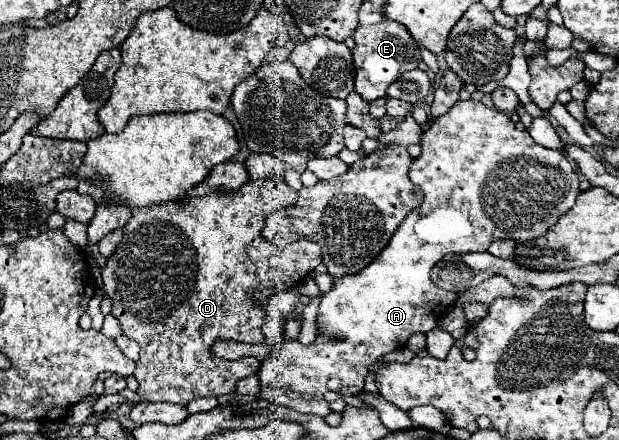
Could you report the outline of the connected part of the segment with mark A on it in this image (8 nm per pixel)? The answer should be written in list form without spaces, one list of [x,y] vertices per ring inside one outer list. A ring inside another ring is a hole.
[[[468,99],[468,101],[458,101],[454,103],[454,107],[446,113],[446,115],[440,115],[424,133],[422,133],[422,139],[420,139],[420,145],[422,145],[422,155],[418,159],[412,161],[410,165],[410,171],[408,171],[408,177],[414,185],[418,185],[422,191],[424,191],[424,201],[420,205],[420,209],[414,209],[406,219],[404,223],[394,231],[390,243],[386,245],[386,249],[378,255],[378,259],[374,259],[374,263],[370,263],[370,267],[366,267],[364,271],[360,271],[358,275],[346,275],[346,277],[340,277],[340,279],[334,279],[334,287],[322,295],[320,299],[320,309],[318,309],[318,331],[320,335],[316,337],[316,341],[312,345],[302,345],[300,341],[286,341],[286,339],[280,339],[280,349],[274,349],[274,353],[268,357],[268,361],[264,361],[260,365],[260,371],[258,371],[258,379],[262,385],[272,385],[276,389],[290,389],[290,391],[296,391],[296,393],[308,393],[308,395],[324,395],[328,391],[336,391],[336,393],[342,393],[342,395],[358,395],[362,389],[364,389],[364,377],[368,375],[370,367],[374,365],[374,361],[382,359],[384,355],[388,355],[390,351],[394,349],[400,349],[406,345],[406,341],[410,339],[410,335],[414,333],[428,333],[432,331],[440,317],[454,305],[454,299],[456,299],[456,293],[450,293],[450,291],[444,291],[444,289],[438,289],[432,279],[430,279],[430,271],[432,267],[448,253],[482,253],[482,251],[488,251],[488,245],[496,239],[514,239],[518,243],[526,243],[526,241],[532,241],[532,239],[538,239],[538,235],[544,235],[554,223],[558,223],[558,219],[562,215],[566,215],[566,211],[570,211],[574,207],[574,201],[576,197],[580,195],[580,177],[576,171],[572,171],[572,165],[568,161],[568,157],[558,151],[558,149],[546,149],[542,145],[538,145],[530,133],[526,131],[520,131],[514,127],[514,121],[504,115],[502,111],[498,109],[492,109],[492,107],[486,107],[484,103],[480,101],[474,101],[474,99]]]

